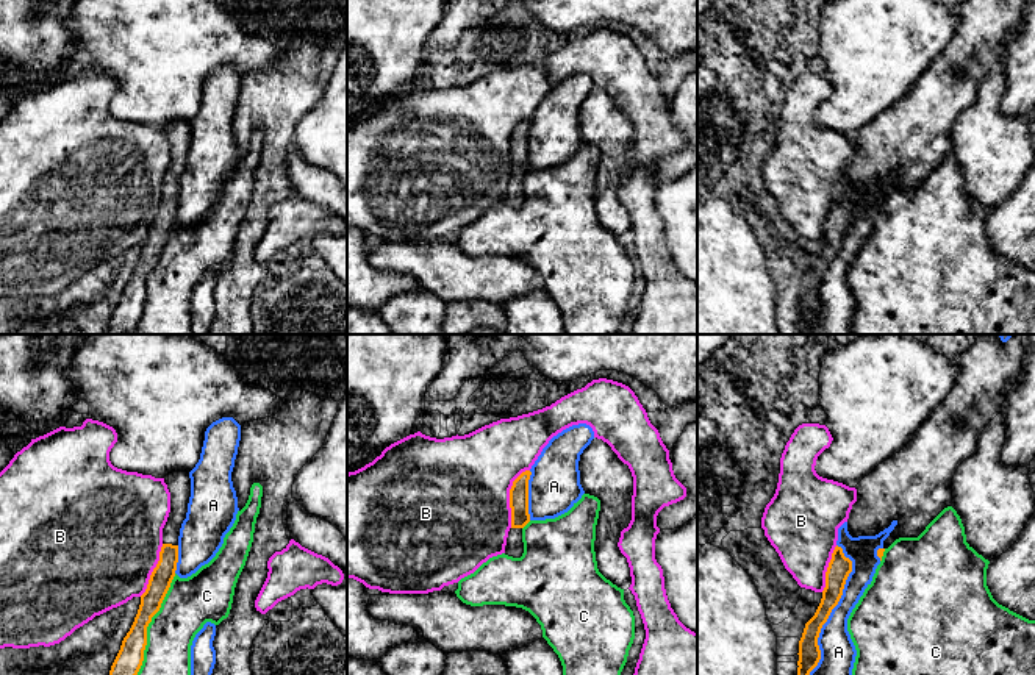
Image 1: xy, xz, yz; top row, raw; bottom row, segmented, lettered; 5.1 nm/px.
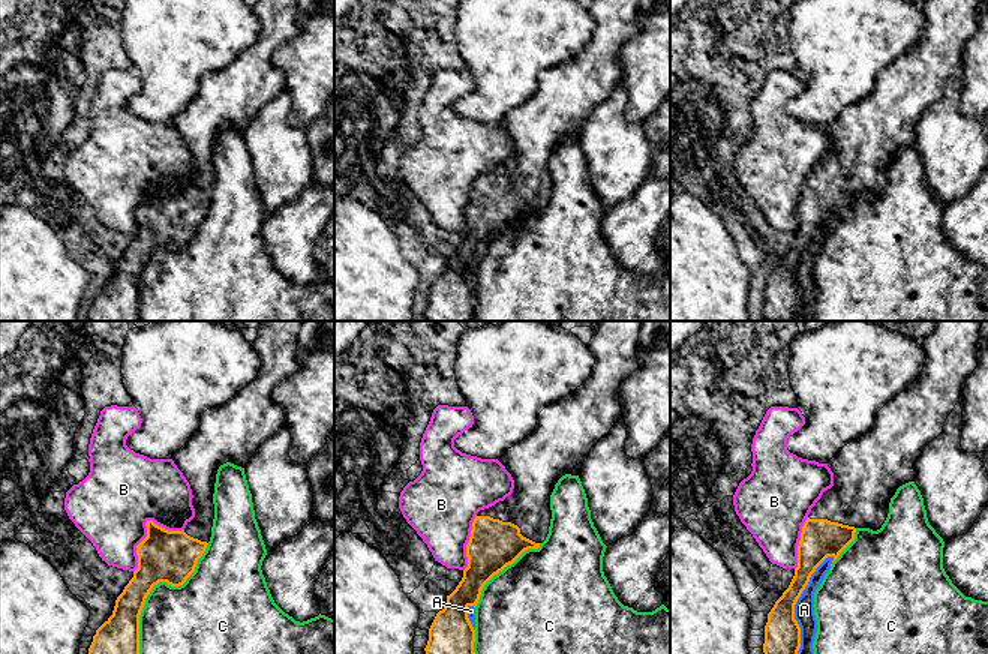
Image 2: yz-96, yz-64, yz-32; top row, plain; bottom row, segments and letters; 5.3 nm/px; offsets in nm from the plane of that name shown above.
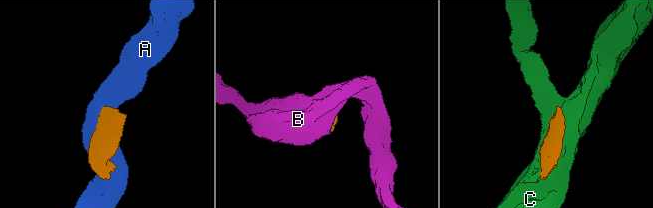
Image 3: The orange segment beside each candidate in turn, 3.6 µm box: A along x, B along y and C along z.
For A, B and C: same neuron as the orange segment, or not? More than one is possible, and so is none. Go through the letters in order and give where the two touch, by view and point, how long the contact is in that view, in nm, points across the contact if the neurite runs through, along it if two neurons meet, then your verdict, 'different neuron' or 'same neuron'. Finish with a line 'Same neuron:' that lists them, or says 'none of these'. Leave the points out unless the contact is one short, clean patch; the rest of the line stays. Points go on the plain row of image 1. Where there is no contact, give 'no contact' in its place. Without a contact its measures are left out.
A: contact yz (829, 264); length 750 nm; different neuron
B: contact xz (510, 147); length 320 nm; different neuron
C: contact xy (146, 280); length 600 nm; different neuron
Same neuron: none of these

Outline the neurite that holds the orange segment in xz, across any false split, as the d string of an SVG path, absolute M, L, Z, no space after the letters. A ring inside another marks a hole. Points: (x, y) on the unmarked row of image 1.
M522 122L510 139L511 178L508 181L505 205L521 208L524 203L522 178L530 172L528 130L532 122Z

